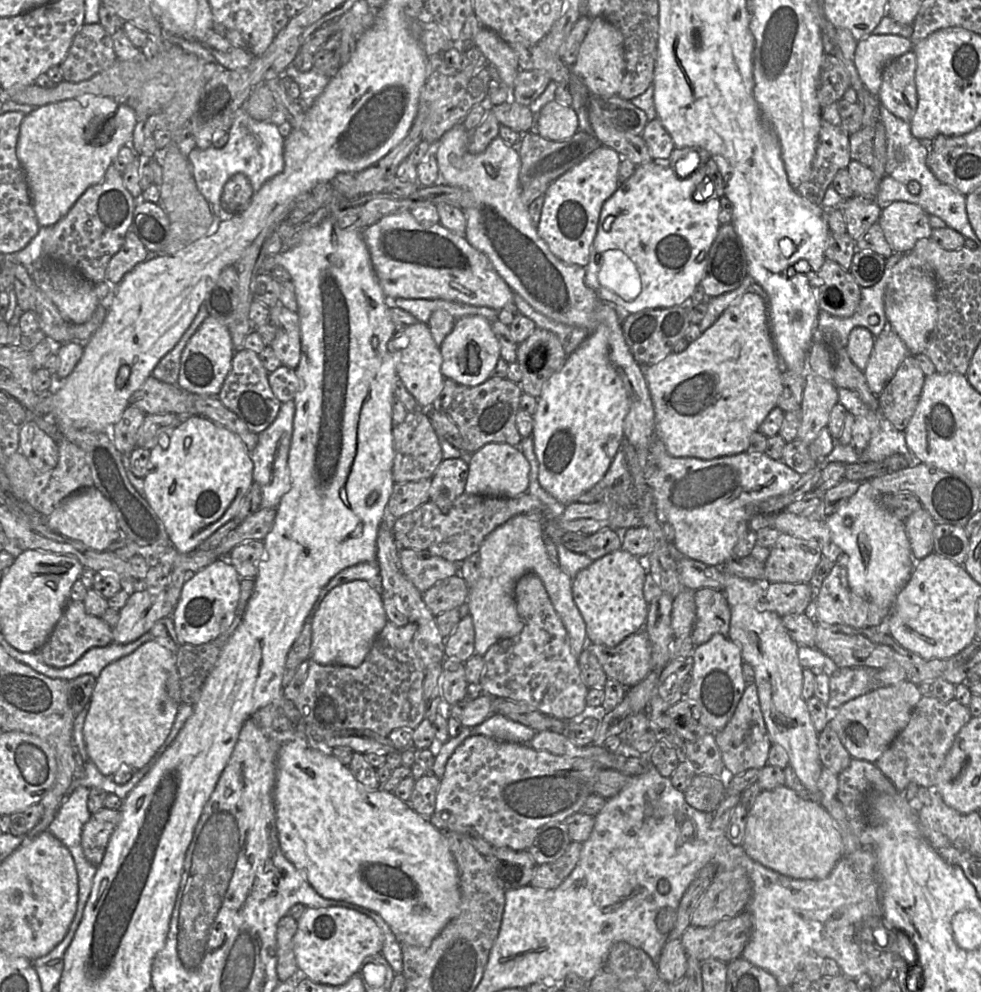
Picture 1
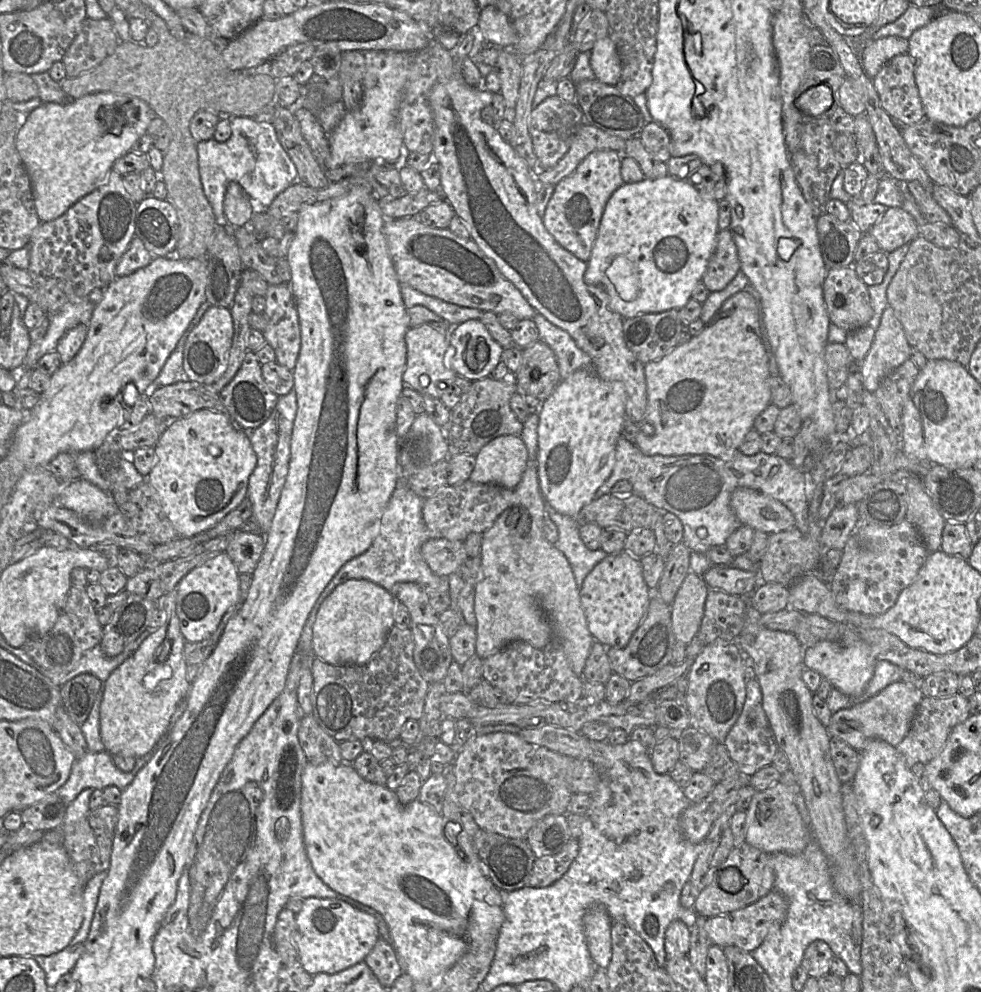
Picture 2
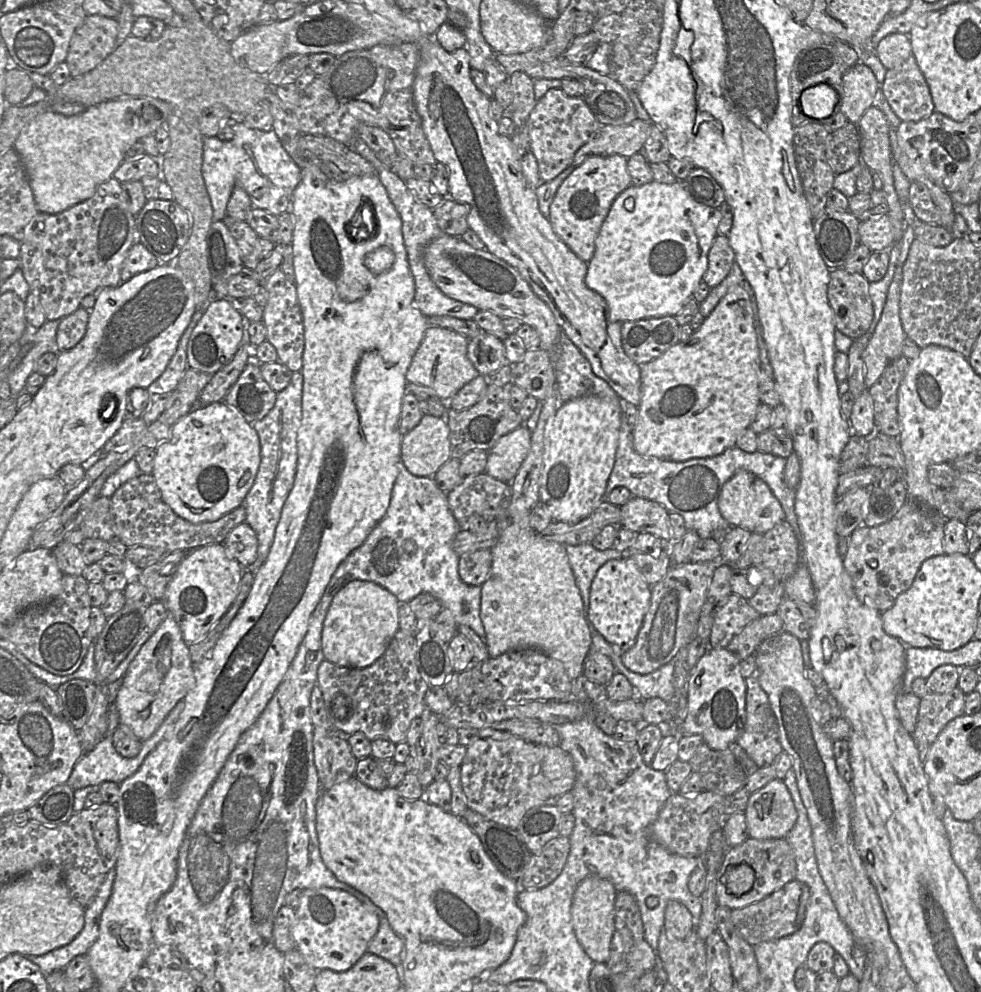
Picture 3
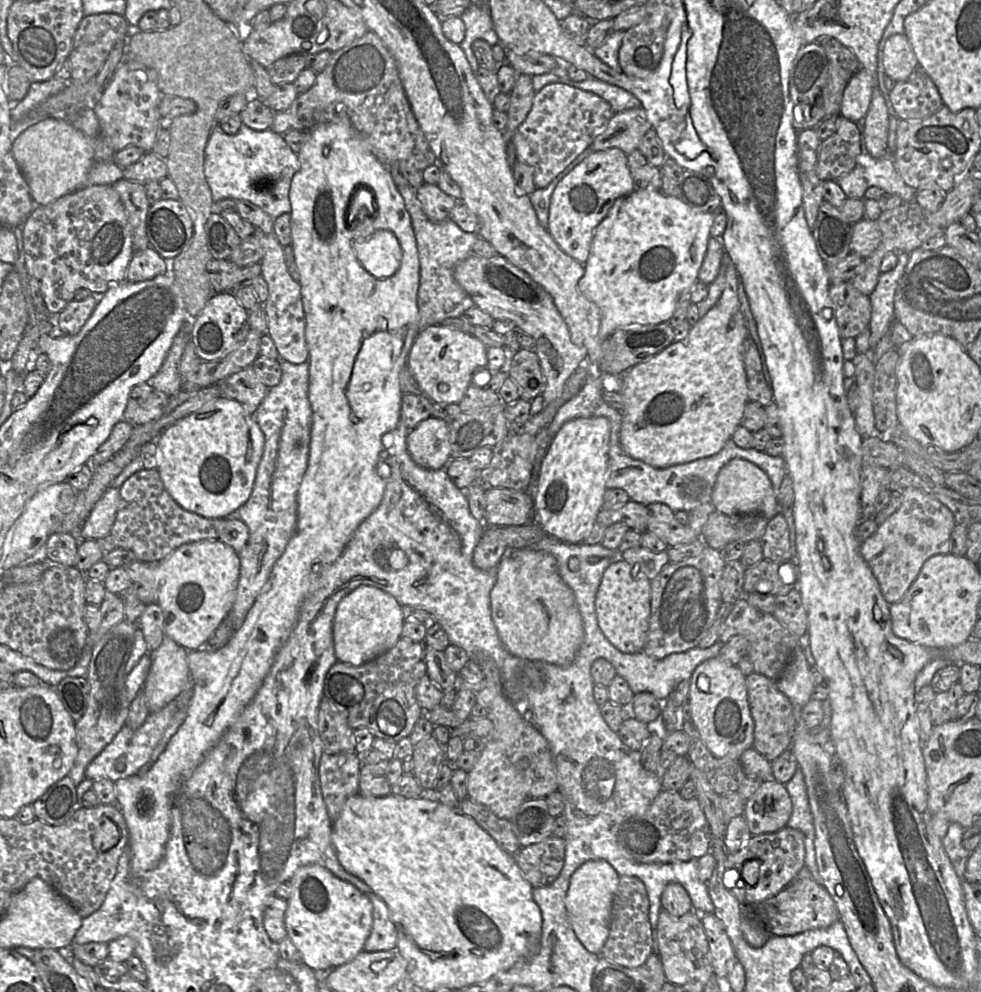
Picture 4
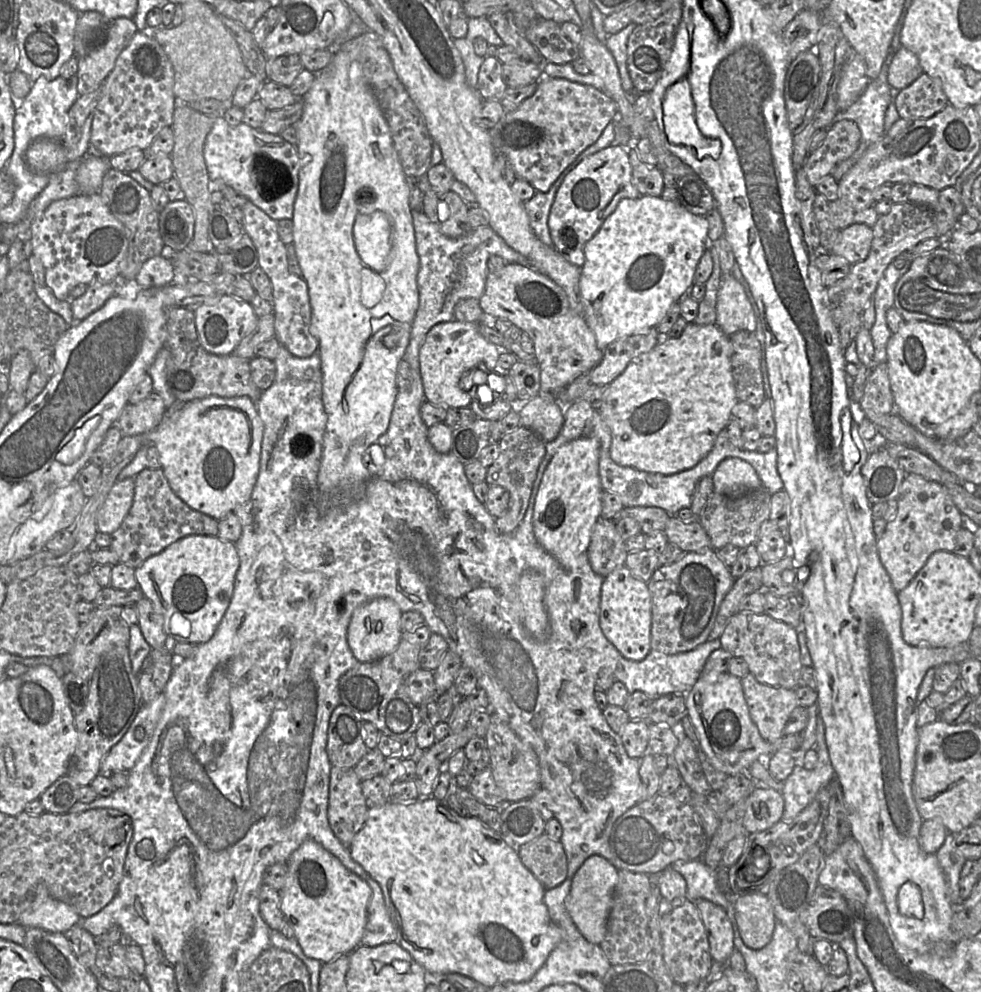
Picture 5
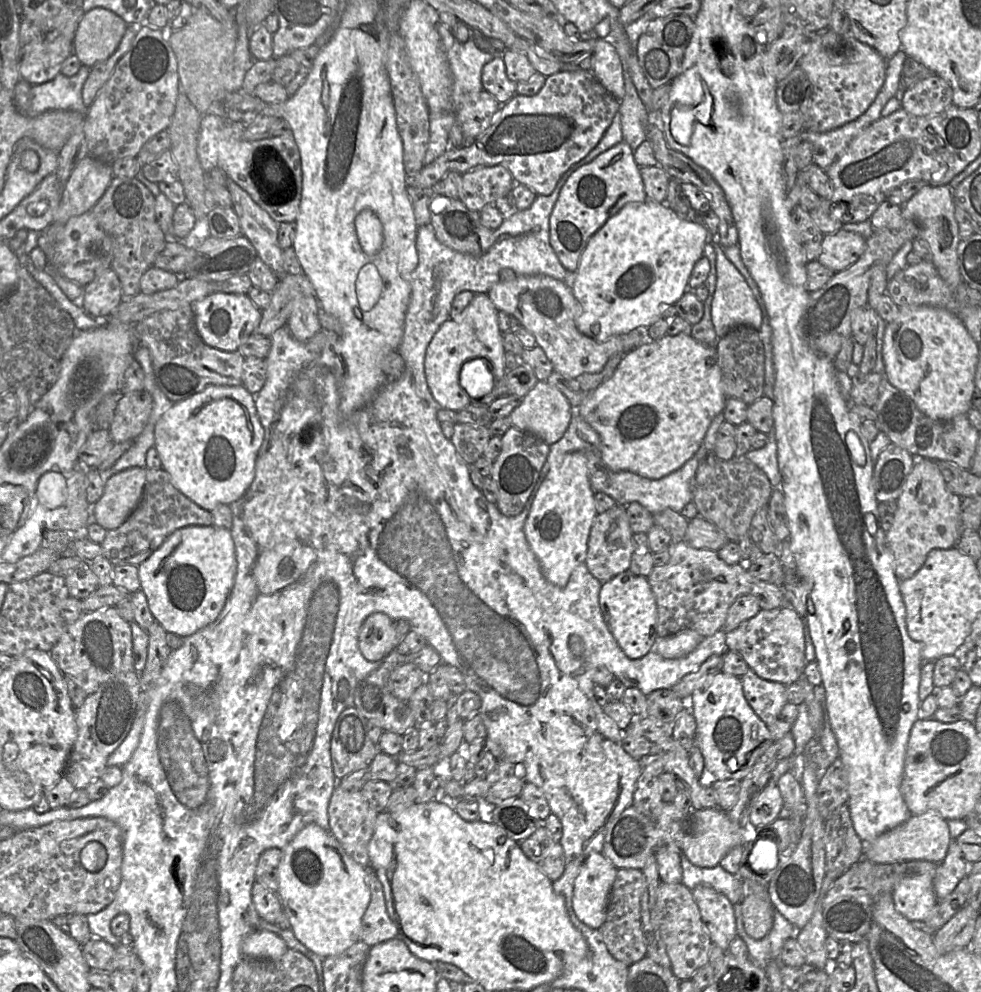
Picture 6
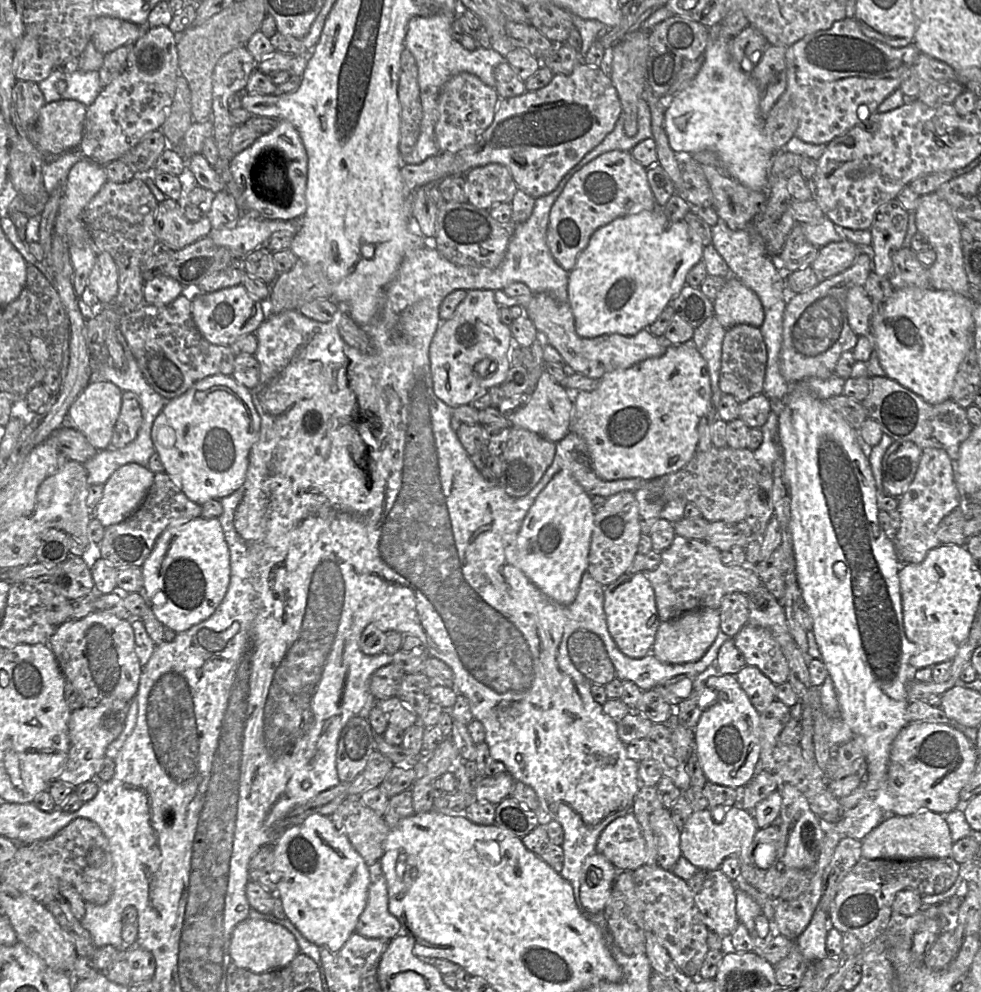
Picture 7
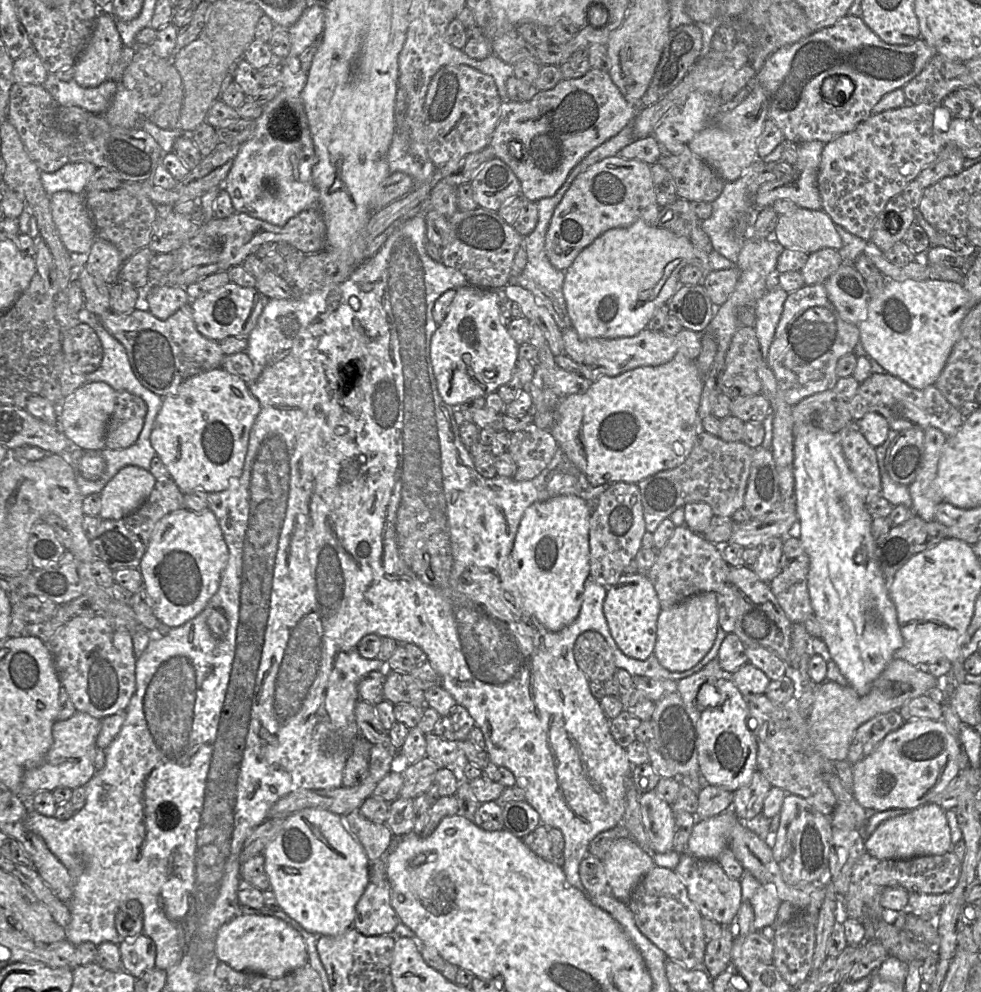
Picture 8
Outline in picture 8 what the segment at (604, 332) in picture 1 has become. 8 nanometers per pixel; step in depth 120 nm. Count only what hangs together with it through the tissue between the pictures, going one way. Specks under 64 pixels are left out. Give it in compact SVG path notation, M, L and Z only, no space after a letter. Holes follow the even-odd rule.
M560 495L546 501L534 502L524 512L519 523L513 547L511 550L512 571L515 577L515 583L520 591L525 608L549 631L559 631L570 625L578 616L584 591L584 582L589 576L589 527L590 511L586 506L586 500L575 495Z

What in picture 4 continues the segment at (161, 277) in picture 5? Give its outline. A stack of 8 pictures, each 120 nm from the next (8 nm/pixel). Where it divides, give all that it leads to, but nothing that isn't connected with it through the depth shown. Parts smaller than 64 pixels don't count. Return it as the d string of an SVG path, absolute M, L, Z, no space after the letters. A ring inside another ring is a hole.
M148 247L134 252L126 272L126 280L129 282L150 280L158 275L165 274L166 271L165 259L153 248Z

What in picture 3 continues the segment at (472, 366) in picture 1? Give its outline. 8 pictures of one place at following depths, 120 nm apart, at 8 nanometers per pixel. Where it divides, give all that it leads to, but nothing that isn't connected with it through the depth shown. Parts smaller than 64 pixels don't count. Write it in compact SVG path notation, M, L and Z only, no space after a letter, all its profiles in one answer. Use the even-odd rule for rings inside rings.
M482 331L476 337L469 339L467 357L478 371L479 375L488 380L488 376L500 367L508 364L505 356L504 340Z

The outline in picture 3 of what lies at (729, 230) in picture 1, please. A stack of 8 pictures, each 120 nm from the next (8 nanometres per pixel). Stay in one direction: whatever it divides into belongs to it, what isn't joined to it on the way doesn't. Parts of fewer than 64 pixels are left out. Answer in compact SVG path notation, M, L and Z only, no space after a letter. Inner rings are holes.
M717 234L708 253L708 266L703 280L710 288L719 285L729 274L734 262L735 253L728 236Z

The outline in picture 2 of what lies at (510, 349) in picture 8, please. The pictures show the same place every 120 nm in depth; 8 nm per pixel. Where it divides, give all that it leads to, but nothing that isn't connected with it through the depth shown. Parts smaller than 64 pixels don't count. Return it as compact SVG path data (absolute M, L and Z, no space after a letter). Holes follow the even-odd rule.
M422 324L409 328L405 335L407 346L407 361L402 380L405 386L415 389L421 395L428 395L440 399L445 388L458 376L453 370L447 368L444 357L449 349L449 333L442 332L430 324Z

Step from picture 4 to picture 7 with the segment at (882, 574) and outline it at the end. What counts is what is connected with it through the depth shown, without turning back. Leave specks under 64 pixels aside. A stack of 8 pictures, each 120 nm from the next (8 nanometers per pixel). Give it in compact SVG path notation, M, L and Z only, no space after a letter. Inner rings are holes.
M936 448L922 450L914 480L897 499L901 515L901 525L893 540L897 557L902 564L921 563L930 550L941 545L937 538L941 520L963 503L963 495L954 480L954 462L946 451Z

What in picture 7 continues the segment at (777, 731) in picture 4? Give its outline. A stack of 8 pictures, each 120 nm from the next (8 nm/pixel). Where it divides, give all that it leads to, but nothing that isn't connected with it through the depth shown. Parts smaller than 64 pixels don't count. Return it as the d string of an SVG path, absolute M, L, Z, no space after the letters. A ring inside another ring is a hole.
M746 665L735 676L759 713L776 700L776 685L757 667Z

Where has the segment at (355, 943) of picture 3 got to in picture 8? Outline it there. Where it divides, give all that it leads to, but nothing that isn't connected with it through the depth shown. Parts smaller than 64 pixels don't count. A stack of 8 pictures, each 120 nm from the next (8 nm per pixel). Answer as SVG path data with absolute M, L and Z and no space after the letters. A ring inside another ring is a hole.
M305 808L285 819L283 828L263 852L265 871L283 912L316 936L339 936L353 927L356 905L369 882L369 859L349 831L346 816L319 808Z

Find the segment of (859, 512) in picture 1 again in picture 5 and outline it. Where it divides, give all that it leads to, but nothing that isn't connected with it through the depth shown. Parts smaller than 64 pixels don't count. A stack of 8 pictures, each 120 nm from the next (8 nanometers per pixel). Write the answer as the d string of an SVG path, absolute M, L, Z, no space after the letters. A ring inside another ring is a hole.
M728 457L721 461L712 475L712 480L715 493L731 497L763 487L752 465L738 457Z

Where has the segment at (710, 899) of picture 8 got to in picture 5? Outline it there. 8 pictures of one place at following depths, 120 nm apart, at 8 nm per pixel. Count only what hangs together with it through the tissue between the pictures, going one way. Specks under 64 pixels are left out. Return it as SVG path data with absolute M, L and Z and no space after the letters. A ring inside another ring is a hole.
M706 899L694 903L707 931L713 961L726 965L735 949L733 926L726 909Z

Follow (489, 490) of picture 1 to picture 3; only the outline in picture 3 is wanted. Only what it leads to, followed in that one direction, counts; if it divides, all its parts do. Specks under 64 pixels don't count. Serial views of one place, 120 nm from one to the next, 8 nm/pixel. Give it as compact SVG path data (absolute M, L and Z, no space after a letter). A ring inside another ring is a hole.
M521 425L502 436L488 451L485 473L510 483L516 476L531 447L532 432Z

